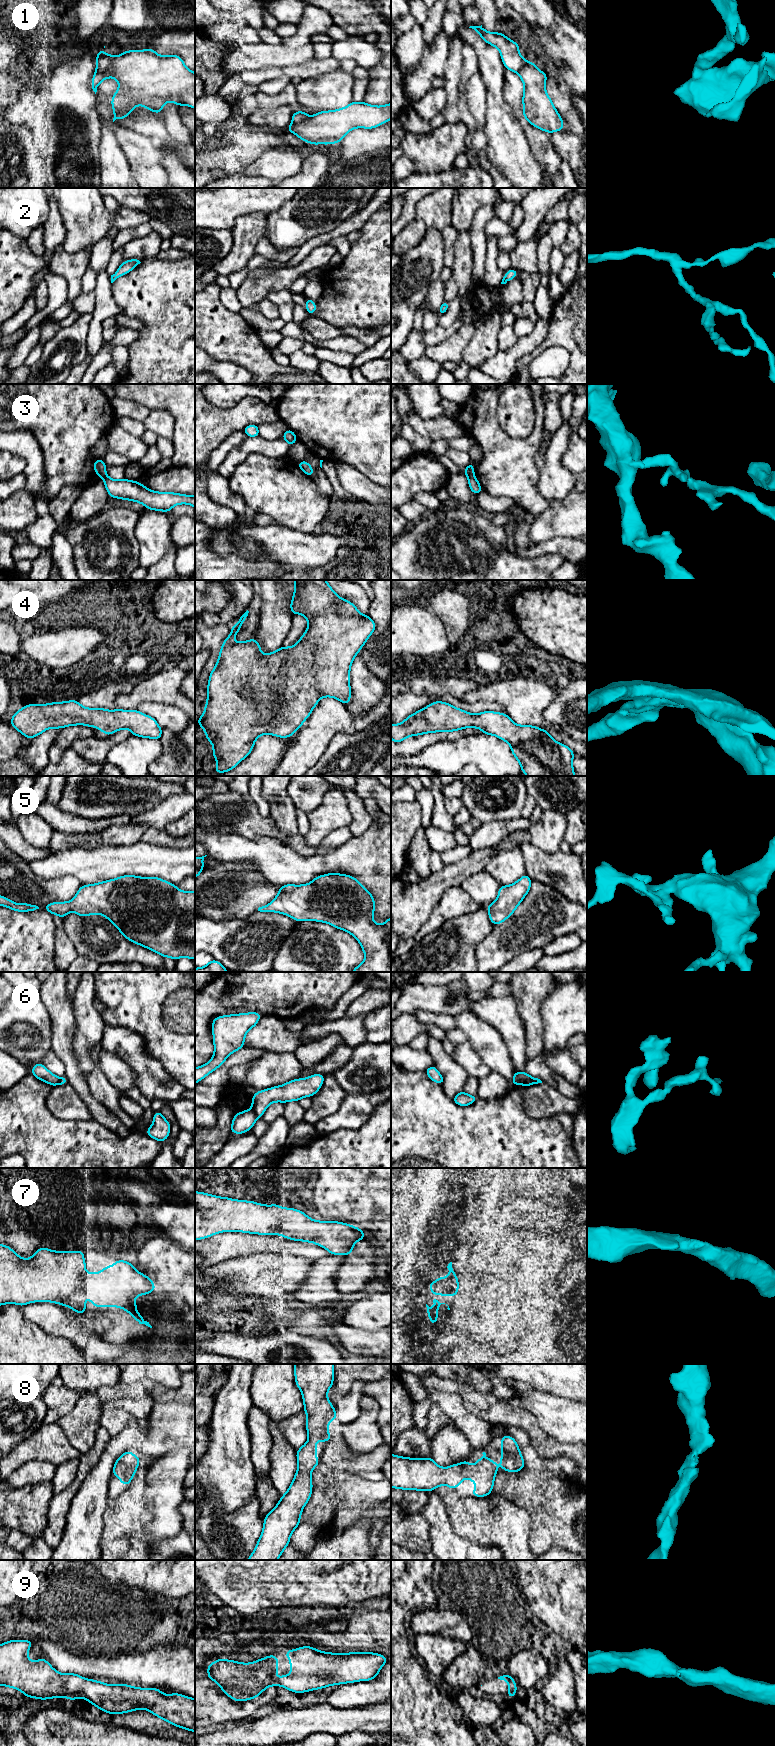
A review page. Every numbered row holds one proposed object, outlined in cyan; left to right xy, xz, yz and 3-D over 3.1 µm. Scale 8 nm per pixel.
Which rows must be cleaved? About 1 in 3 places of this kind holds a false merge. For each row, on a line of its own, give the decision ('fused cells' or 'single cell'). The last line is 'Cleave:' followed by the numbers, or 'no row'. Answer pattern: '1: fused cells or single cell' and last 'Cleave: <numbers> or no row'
1: fused cells
2: single cell
3: fused cells
4: single cell
5: single cell
6: fused cells
7: single cell
8: single cell
9: single cell
Cleave: 1, 3, 6

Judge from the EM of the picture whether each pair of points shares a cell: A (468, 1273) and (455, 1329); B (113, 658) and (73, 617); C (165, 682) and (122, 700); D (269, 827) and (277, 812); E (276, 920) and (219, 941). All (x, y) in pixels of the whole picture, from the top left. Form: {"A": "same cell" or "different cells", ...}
{"A": "same cell", "B": "same cell", "C": "same cell", "D": "different cells", "E": "same cell"}

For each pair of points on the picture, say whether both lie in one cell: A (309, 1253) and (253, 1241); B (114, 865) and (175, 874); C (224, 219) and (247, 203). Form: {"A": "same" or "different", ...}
{"A": "same", "B": "same", "C": "same"}

